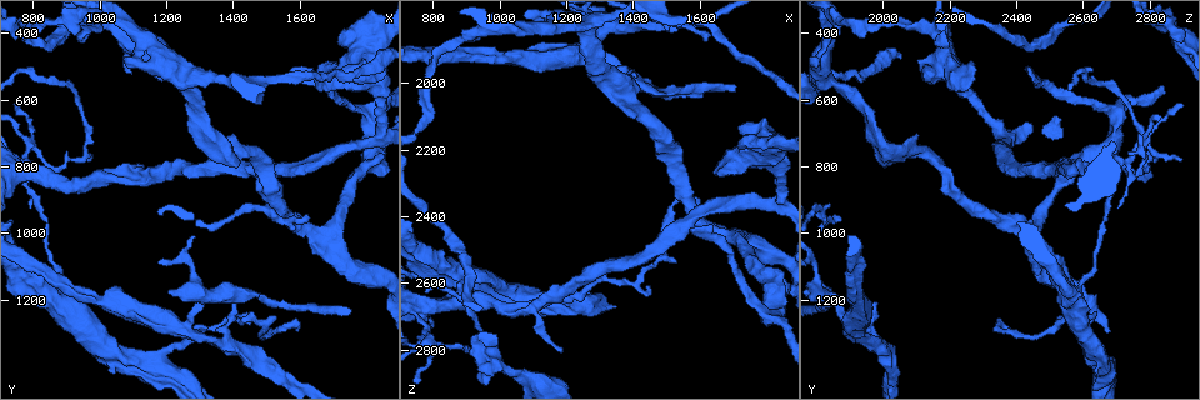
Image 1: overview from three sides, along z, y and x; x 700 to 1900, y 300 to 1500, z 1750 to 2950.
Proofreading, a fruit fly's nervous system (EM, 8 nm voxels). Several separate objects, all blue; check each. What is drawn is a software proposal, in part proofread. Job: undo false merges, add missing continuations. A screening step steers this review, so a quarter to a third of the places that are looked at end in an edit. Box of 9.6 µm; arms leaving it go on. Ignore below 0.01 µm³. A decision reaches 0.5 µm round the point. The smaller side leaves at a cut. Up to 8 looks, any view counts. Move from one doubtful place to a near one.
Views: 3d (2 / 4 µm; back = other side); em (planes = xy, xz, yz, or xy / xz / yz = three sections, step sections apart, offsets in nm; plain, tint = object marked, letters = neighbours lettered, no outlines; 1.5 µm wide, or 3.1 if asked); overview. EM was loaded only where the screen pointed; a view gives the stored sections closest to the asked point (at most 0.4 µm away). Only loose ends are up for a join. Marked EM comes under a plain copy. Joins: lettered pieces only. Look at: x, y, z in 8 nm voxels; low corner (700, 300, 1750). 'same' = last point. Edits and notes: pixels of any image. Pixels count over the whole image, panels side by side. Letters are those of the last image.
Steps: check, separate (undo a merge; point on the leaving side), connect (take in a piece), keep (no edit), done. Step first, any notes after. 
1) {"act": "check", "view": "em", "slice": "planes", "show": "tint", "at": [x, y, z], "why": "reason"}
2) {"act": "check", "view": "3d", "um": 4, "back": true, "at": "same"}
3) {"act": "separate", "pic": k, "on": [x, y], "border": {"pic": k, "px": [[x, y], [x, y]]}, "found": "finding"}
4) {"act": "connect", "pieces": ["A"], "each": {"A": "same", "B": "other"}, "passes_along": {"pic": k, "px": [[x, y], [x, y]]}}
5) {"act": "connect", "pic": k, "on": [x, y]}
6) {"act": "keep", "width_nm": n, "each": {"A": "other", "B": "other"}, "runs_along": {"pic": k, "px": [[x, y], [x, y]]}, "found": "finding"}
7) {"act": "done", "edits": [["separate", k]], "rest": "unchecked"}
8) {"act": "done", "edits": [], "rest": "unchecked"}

{"act": "check", "view": "em", "slice": "planes", "show": "letters", "at": [1620, 960, 1870], "why": "thin end"}

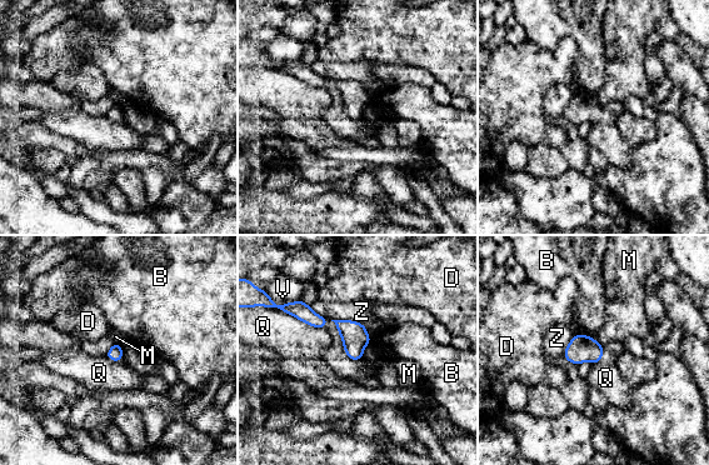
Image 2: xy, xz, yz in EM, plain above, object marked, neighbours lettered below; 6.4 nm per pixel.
{"act": "keep", "each": {"B": "other", "D": "other", "M": "other", "Q": "other", "V": "other", "Z": "other"}, "found": "no lettered piece goes on from it"}

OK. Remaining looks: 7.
{"act": "check", "view": "em", "slice": "planes", "show": "letters", "at": [1570, 500, 2440]}

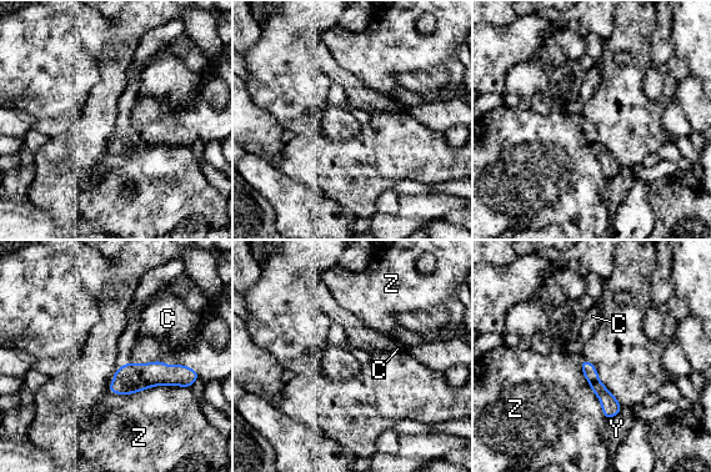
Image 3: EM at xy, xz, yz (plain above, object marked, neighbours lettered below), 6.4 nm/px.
{"act": "keep", "width_nm": 190, "longest_contact_nm": ["Z", 550], "each": {"C": "other", "Y": "other", "Z": "other"}, "found": "no lettered piece goes on from it"}

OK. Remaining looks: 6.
{"act": "check", "view": "em", "slice": "planes", "show": "letters", "at": [1100, 410, 2880], "why": "calibre changes"}

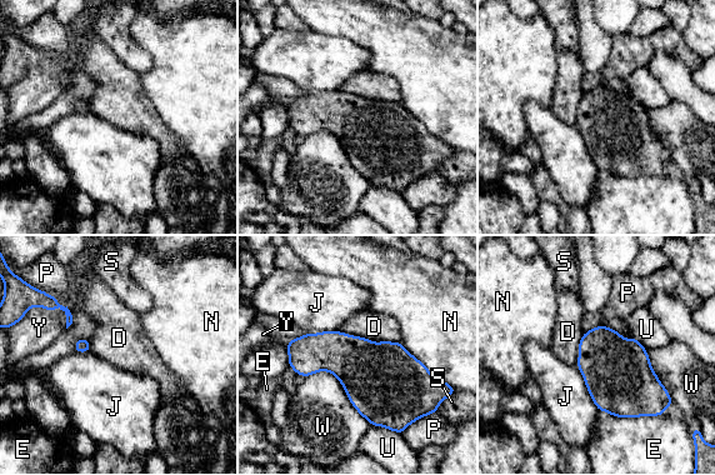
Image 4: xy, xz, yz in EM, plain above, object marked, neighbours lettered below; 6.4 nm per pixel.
{"act": "keep", "each": {"D": "other", "E": "other", "J": "other", "N": "other", "P": "other", "S": "other", "U": "other", "W": "other", "Y": "other"}, "border": {"pic": 4, "px": [[584, 333], [575, 364]]}, "found": "one neuron here"}

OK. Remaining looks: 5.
{"act": "done", "edits": [], "rest": "unchecked"}

